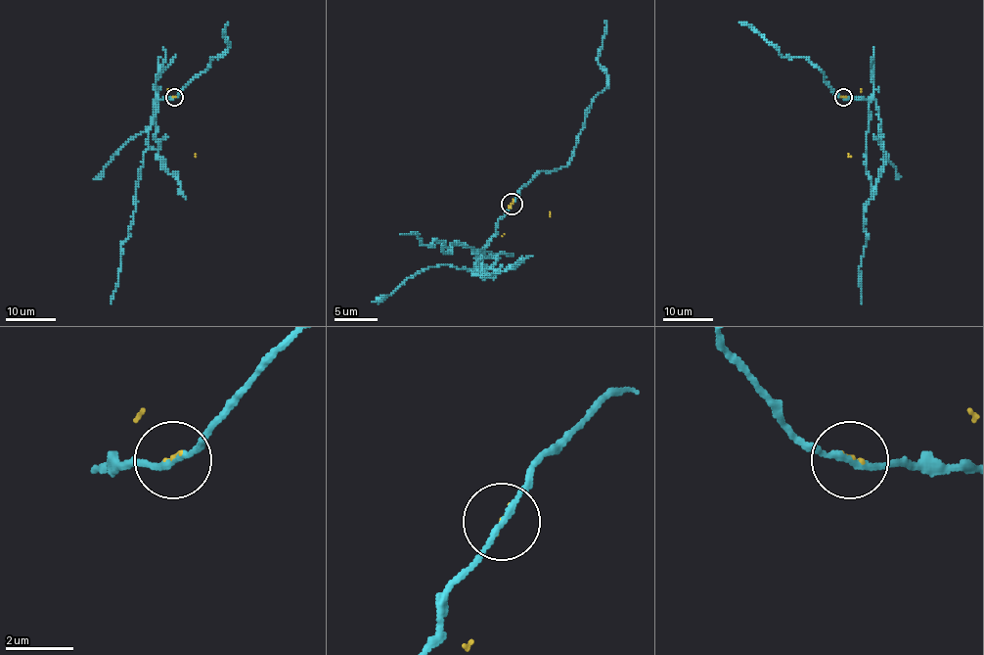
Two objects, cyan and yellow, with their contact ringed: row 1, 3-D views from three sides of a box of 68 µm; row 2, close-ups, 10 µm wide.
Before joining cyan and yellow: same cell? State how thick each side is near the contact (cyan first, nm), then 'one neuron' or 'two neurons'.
170 nm thick on the cyan side, 80 nm on the other; two neurons

